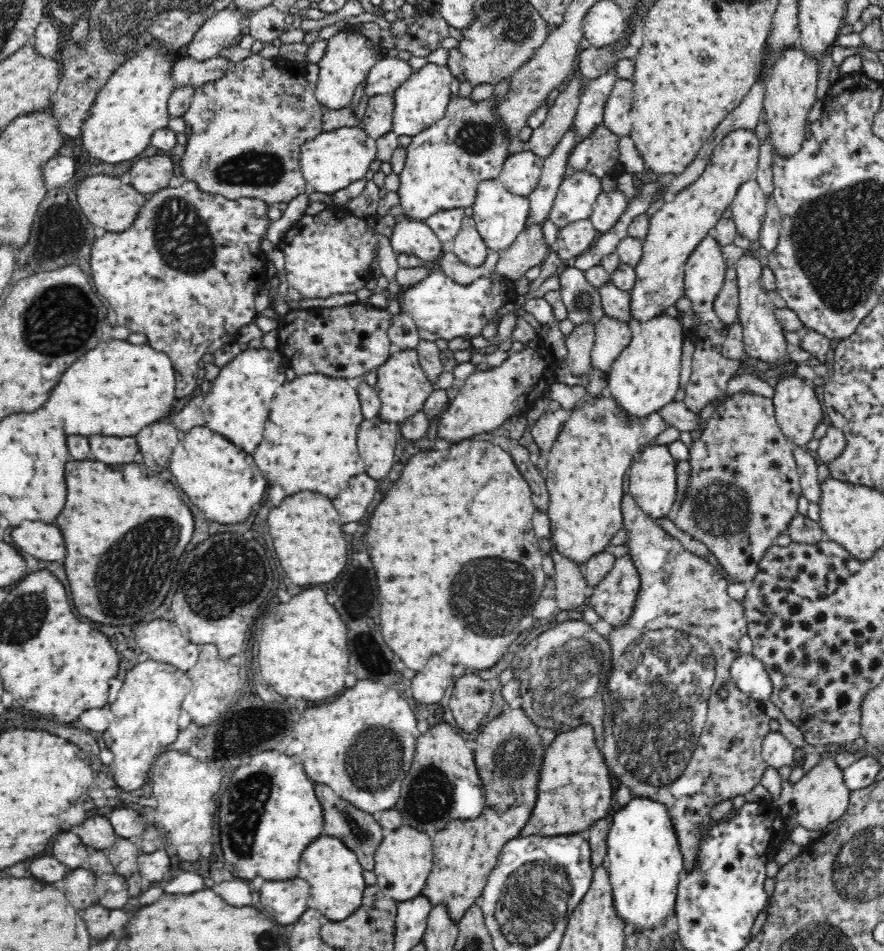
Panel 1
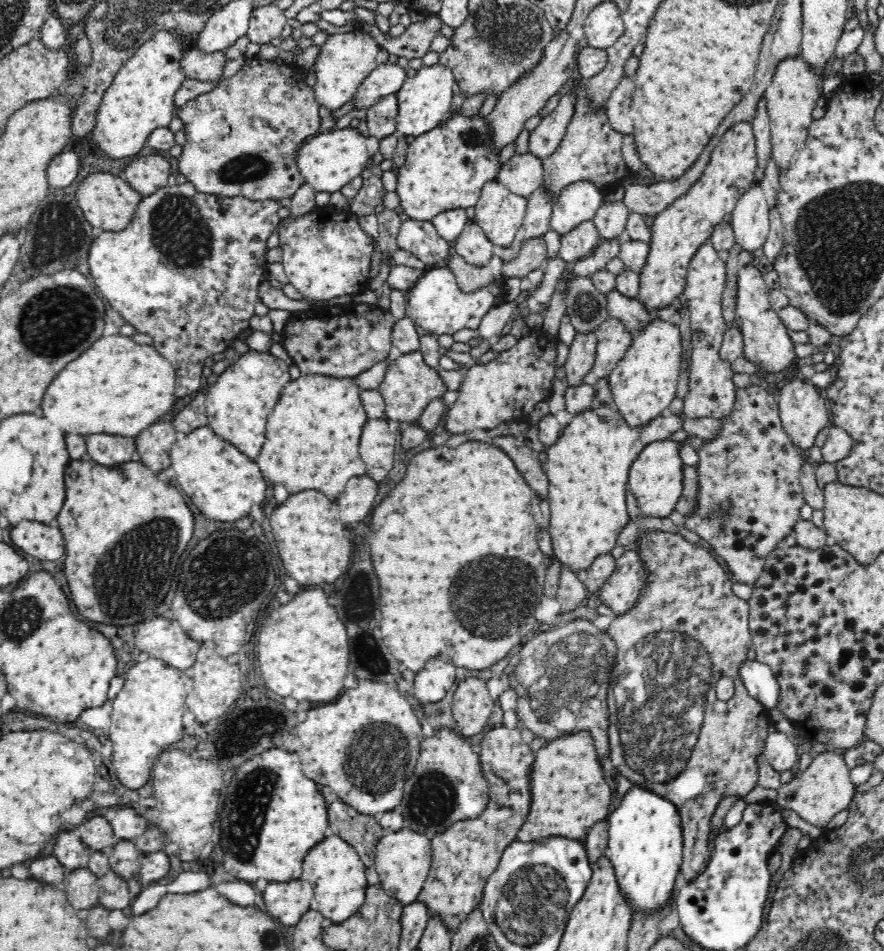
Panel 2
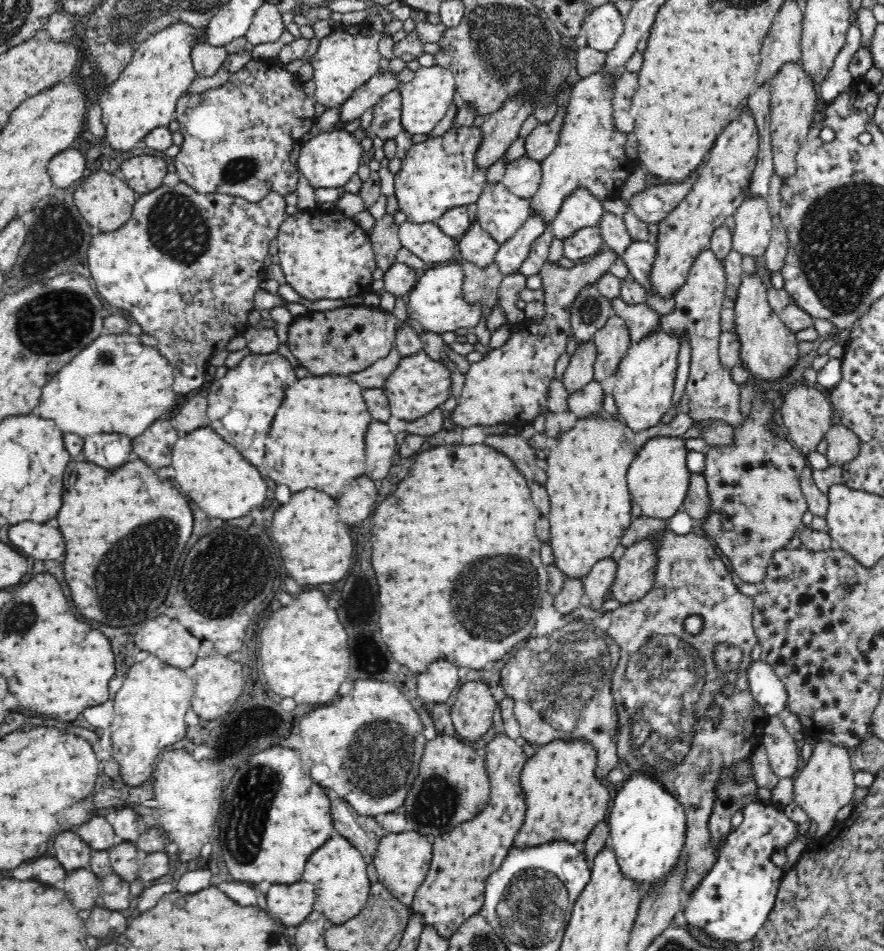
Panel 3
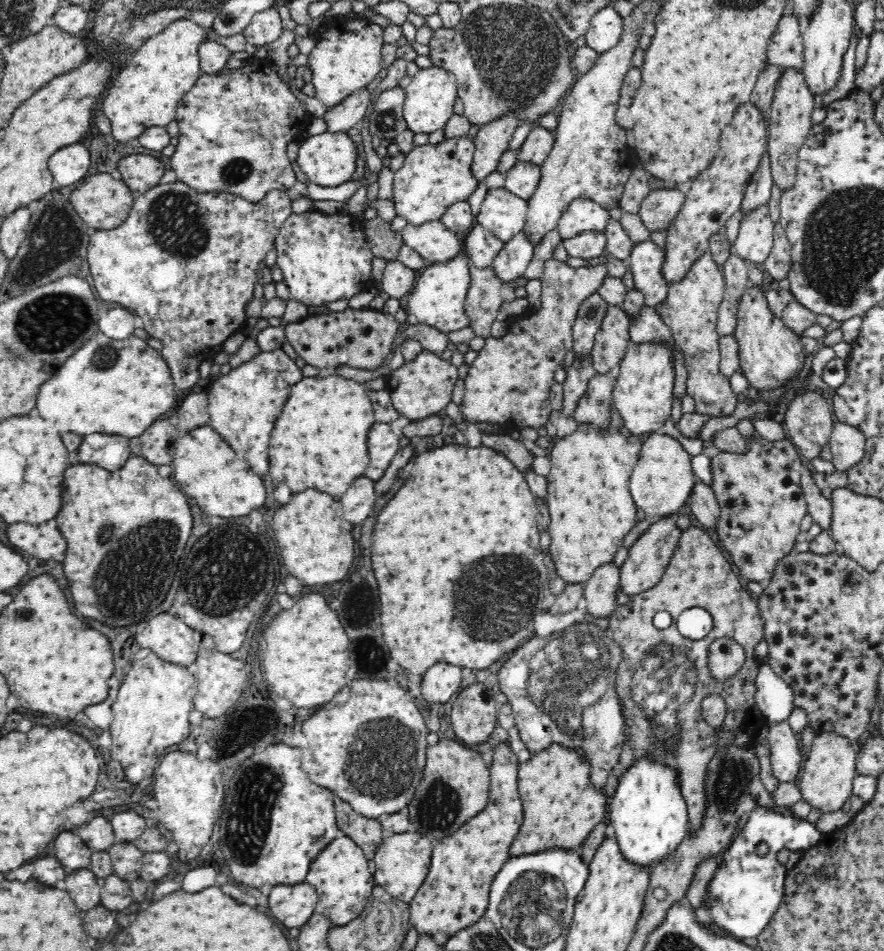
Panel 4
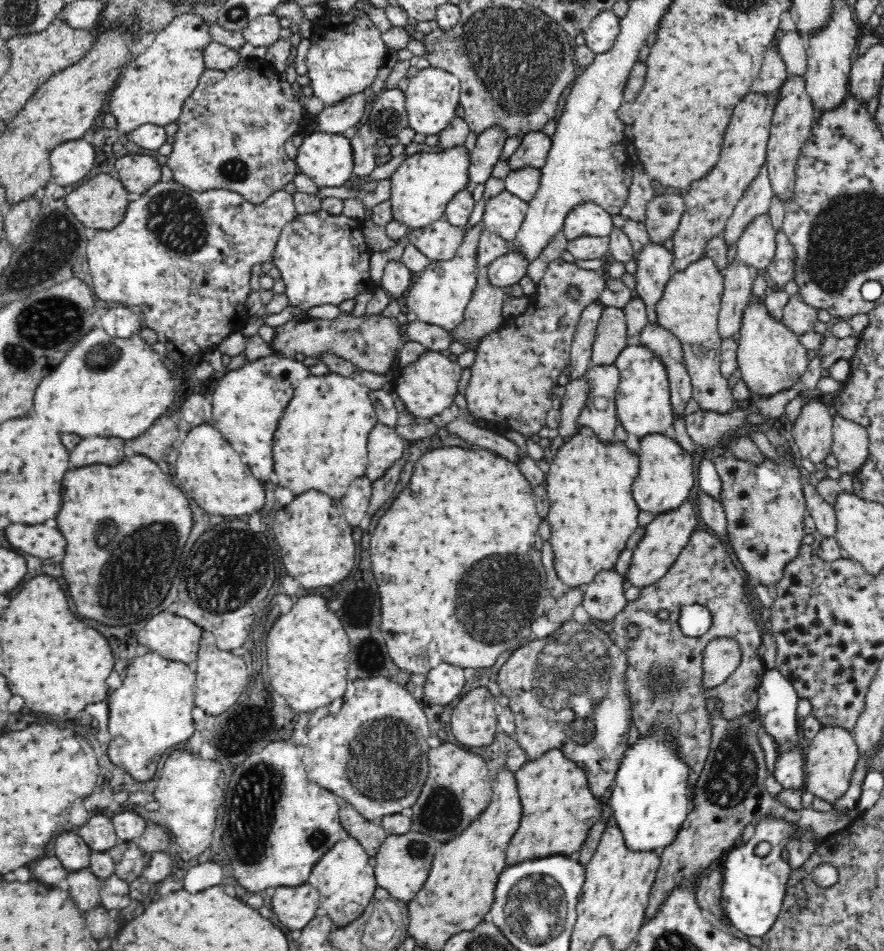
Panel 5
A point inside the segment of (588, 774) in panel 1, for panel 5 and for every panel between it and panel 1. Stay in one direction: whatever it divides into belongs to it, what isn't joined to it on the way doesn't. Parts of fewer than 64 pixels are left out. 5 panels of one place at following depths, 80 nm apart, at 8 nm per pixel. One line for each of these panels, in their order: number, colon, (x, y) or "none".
2: (569, 793)
3: (562, 791)
4: (561, 805)
5: (559, 809)

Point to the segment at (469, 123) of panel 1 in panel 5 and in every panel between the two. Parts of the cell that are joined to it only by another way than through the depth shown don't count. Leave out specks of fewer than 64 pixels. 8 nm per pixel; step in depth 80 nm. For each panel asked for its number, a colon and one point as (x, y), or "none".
2: (446, 168)
3: (439, 173)
4: (433, 177)
5: (424, 183)

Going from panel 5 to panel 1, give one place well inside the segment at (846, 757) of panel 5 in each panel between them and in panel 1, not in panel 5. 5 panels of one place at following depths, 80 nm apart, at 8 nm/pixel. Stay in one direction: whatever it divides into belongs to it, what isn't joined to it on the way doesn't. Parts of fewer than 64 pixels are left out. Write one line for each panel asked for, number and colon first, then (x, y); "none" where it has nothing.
1: (820, 798)
2: (824, 789)
3: (825, 785)
4: (826, 784)

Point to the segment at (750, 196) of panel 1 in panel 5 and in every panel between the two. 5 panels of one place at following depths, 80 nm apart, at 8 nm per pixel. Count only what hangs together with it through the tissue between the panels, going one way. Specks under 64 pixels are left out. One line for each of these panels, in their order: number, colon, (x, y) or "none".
2: (750, 217)
3: (753, 226)
4: (754, 240)
5: (755, 247)

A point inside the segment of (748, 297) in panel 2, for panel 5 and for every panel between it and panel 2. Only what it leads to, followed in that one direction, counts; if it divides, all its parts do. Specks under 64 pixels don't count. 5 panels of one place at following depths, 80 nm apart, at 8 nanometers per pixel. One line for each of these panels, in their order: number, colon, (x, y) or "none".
3: (769, 349)
4: (770, 354)
5: (770, 356)

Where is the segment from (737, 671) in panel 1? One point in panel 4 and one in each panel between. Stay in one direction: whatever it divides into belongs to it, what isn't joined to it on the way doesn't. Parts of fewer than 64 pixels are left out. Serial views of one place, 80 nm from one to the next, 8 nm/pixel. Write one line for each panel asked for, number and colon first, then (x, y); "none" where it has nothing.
2: (758, 679)
3: (768, 690)
4: (774, 697)

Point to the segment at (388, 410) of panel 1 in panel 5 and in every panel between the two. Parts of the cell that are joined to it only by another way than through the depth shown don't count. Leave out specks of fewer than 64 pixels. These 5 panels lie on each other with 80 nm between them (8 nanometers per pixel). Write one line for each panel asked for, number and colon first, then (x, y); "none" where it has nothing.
2: (409, 384)
3: (418, 384)
4: (421, 387)
5: (425, 388)

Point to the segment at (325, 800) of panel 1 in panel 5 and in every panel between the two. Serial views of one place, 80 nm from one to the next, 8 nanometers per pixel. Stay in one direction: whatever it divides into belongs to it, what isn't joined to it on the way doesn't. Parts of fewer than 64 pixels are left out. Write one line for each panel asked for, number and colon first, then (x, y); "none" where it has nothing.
2: (362, 832)
3: (364, 832)
4: (367, 833)
5: (368, 833)

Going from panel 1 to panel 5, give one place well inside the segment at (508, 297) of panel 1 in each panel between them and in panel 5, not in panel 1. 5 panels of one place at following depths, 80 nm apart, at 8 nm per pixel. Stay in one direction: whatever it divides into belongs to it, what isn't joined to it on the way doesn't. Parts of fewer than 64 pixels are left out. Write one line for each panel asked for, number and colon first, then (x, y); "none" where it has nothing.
2: (436, 303)
3: (436, 301)
4: (437, 300)
5: (438, 296)

